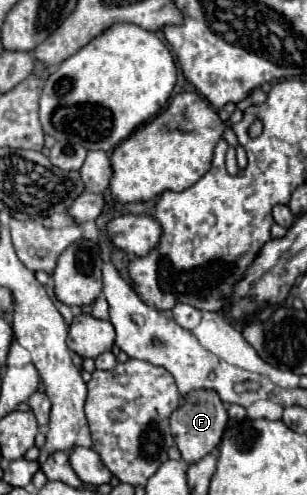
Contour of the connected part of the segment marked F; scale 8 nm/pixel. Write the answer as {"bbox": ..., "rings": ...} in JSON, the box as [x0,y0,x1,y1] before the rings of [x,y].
{"bbox":[171,389,227,465],"rings":[[[197,389],[197,391],[191,391],[189,395],[185,395],[181,401],[181,407],[171,417],[173,439],[181,451],[183,461],[191,465],[191,463],[197,463],[199,459],[203,459],[203,455],[211,453],[219,445],[225,425],[227,425],[227,409],[215,391]]]}

